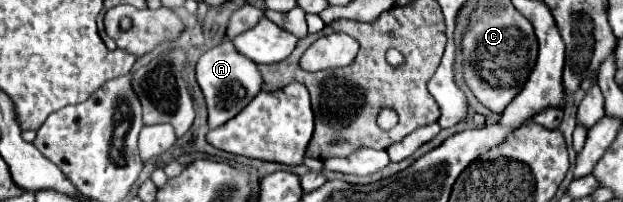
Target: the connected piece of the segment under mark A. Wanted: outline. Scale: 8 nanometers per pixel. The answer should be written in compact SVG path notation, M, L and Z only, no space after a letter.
M225 40L219 46L207 50L197 62L197 82L205 94L209 110L209 128L219 128L231 118L235 118L259 92L263 86L263 76L253 60L239 54L233 42Z

